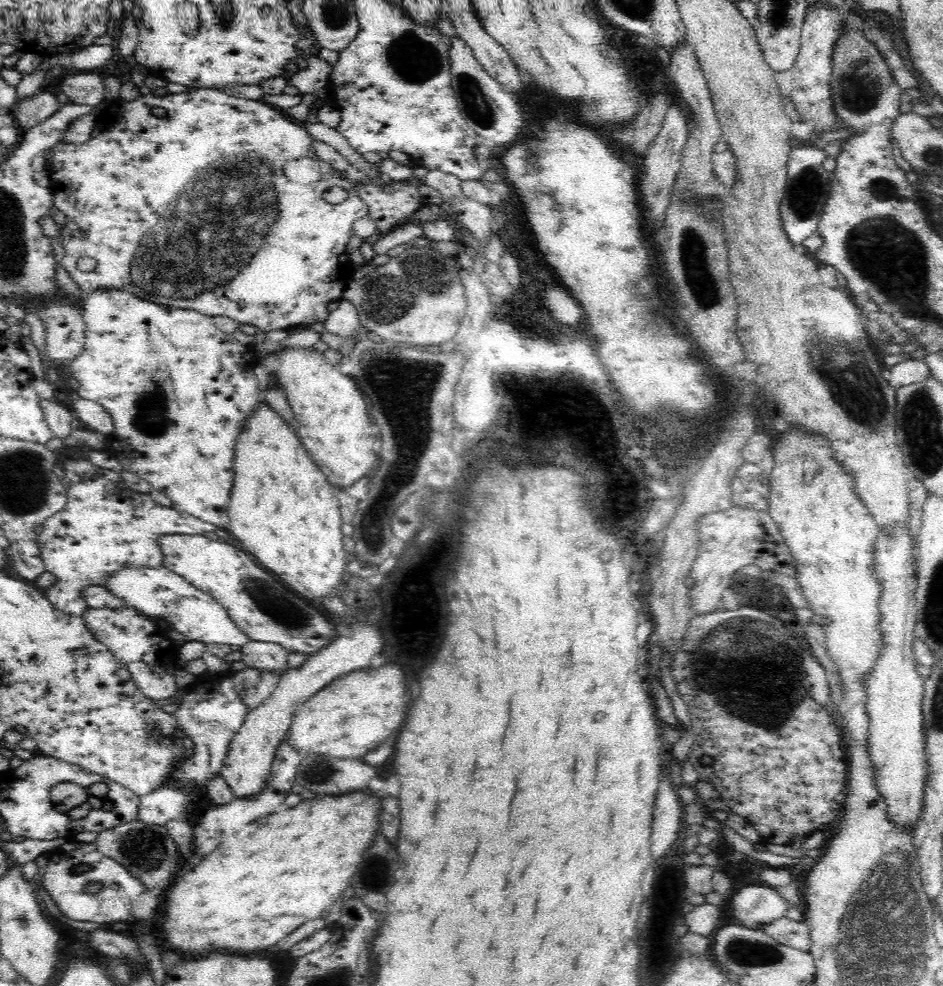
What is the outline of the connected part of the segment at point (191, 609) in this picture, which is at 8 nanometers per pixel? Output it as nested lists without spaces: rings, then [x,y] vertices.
[[[128,567],[110,573],[103,584],[114,596],[119,596],[128,607],[146,616],[158,616],[173,630],[183,634],[188,640],[204,644],[228,644],[233,649],[244,646],[250,637],[230,618],[227,610],[207,592],[192,586],[183,576],[166,567]]]

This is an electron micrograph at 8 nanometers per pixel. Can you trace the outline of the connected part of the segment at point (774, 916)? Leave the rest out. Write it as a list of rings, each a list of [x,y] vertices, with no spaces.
[[[762,883],[740,888],[732,896],[732,906],[737,922],[755,930],[784,918],[791,907],[774,887]]]

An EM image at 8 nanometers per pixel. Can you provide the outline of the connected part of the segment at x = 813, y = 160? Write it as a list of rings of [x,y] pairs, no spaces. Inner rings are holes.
[[[793,140],[787,160],[785,196],[780,208],[782,227],[796,248],[811,253],[816,253],[823,244],[822,237],[818,234],[819,220],[831,192],[831,172],[823,165],[826,157],[824,148]]]

